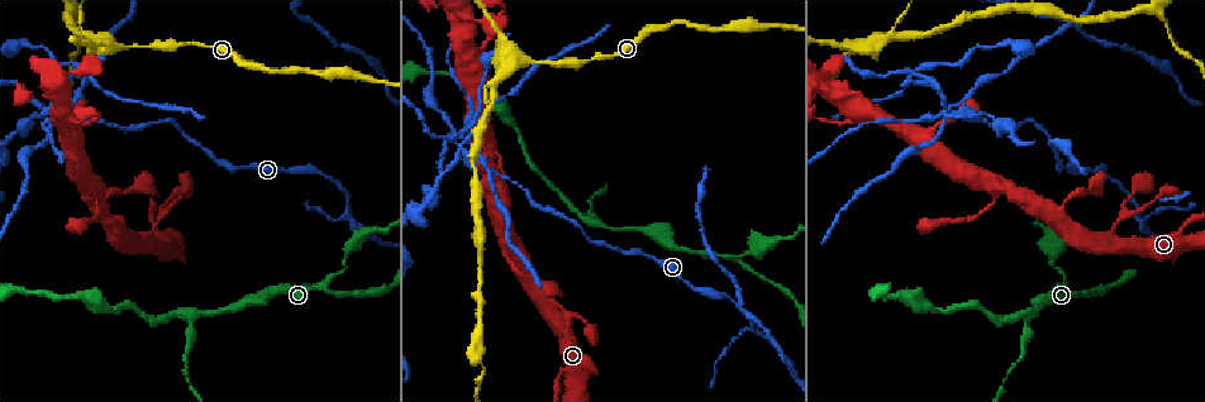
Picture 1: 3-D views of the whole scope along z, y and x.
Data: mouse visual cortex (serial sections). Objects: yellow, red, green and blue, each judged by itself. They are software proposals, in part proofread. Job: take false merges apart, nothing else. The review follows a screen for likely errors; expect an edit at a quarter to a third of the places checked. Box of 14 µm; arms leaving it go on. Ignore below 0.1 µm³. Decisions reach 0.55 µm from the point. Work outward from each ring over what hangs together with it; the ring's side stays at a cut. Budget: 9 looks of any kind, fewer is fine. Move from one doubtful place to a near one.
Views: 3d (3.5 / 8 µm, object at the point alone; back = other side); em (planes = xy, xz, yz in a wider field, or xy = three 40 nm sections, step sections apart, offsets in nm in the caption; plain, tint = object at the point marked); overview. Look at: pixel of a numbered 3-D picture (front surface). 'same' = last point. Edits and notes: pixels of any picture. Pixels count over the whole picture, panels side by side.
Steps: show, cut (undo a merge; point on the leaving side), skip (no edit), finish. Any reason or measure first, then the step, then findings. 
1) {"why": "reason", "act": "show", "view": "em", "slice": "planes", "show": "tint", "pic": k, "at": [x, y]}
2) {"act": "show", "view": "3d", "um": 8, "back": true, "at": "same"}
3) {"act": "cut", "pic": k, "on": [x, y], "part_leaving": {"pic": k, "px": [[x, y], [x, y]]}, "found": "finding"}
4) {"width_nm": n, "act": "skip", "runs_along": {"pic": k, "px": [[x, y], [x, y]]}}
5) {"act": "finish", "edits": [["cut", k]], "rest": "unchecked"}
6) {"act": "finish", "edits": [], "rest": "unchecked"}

{"act": "show", "view": "3d", "um": 3.5, "pic": 1, "at": [1127, 214]}

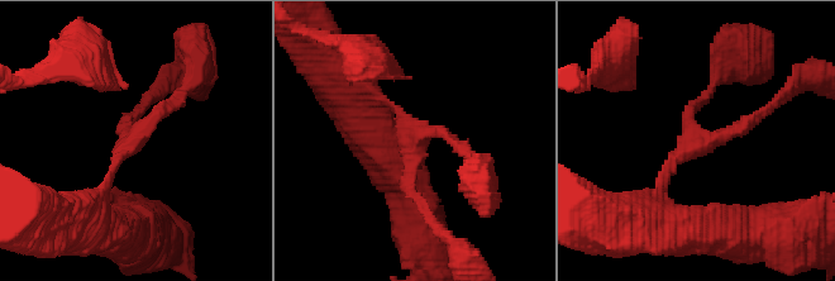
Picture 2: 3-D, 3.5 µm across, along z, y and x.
{"arms": 3, "arm_widths_nm": [150, 150, 150], "why": "now the EM", "act": "show", "view": "em", "slice": "xy", "step": 3, "show": "tint", "pic": 2, "at": [134, 142]}

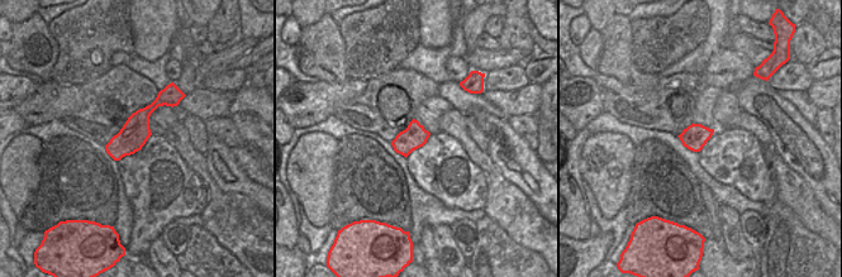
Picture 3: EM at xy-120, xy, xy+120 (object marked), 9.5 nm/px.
{"why": "cut it another way", "act": "show", "view": "em", "slice": "xy", "step": 1, "show": "tint", "at": "same"}

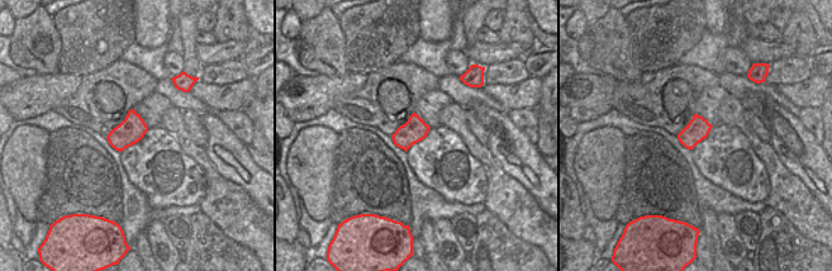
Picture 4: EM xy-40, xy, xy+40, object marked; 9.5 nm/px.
{"act": "skip", "runs_along": {"pic": 2, "px": [[92, 200], [119, 153], [186, 87]]}, "found": "one cell here"}

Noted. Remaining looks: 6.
{"why": "calibre changes", "act": "show", "view": "3d", "um": 3.5, "pic": 1, "at": [698, 289]}

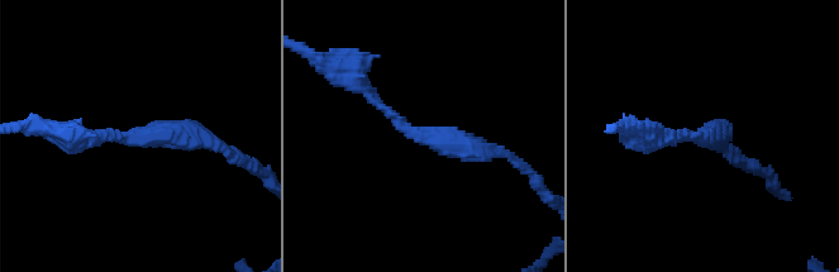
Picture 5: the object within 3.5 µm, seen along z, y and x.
{"arm_widths_nm": [200, 300], "act": "show", "view": "em", "slice": "xy", "step": 3, "show": "tint", "pic": 5, "at": [706, 136]}

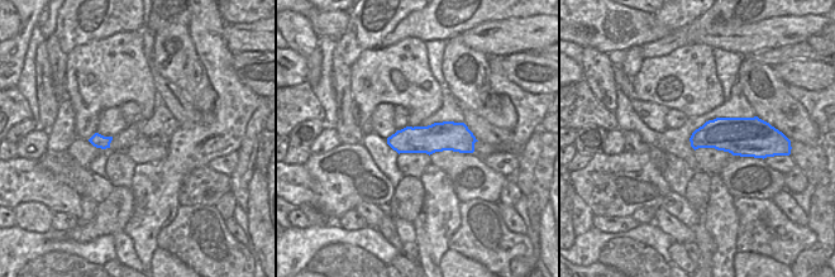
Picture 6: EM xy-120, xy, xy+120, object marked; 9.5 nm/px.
{"width_nm": 280, "act": "skip", "runs_along": {"pic": 6, "px": [[390, 141], [472, 141]]}, "found": "one cell here"}

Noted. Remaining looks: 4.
{"why": "three-way junction", "act": "show", "view": "3d", "um": 3.5, "pic": 1, "at": [195, 313]}

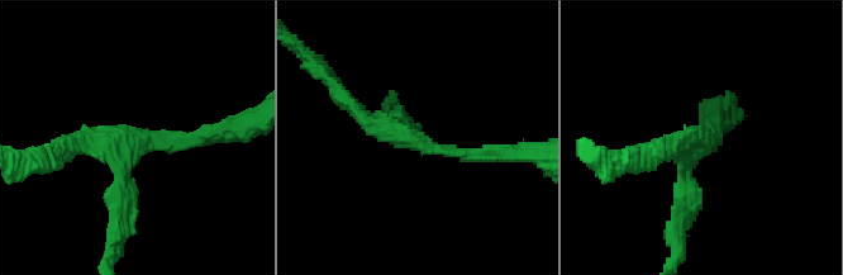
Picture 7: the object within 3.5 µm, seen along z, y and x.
{"arm_widths_nm": [150, 200, 250], "act": "skip", "runs_along": {"pic": 7, "px": [[491, 153], [382, 133], [343, 98]]}, "found": "continuous, no second cell"}

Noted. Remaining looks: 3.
{"why": "sharp bend", "act": "show", "view": "3d", "um": 8, "pic": 1, "at": [452, 140]}

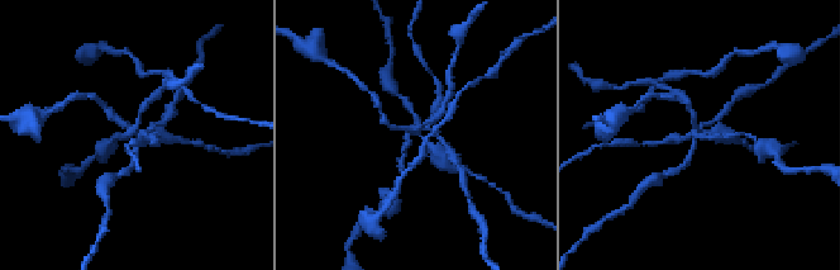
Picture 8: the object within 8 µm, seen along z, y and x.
{"act": "show", "view": "3d", "um": 3.5, "pic": 8, "at": [135, 131]}

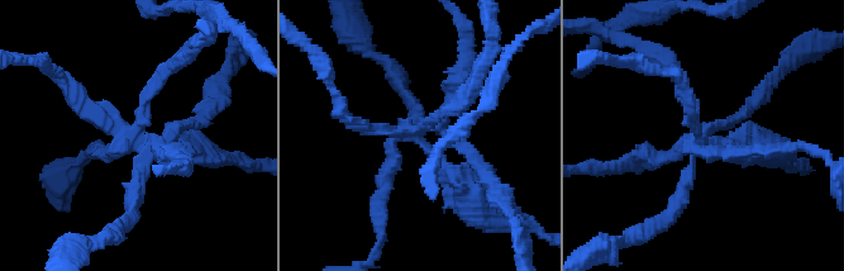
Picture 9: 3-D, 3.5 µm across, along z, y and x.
{"act": "cut", "pic": 9, "on": [461, 142], "part_leaving": {"pic": 9, "px": [[415, 133], [466, 98], [473, 85]]}, "found": "two cells meet here"}

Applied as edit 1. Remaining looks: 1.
{"act": "finish", "edits": [["cut", 9]], "rest": "unchecked"}

